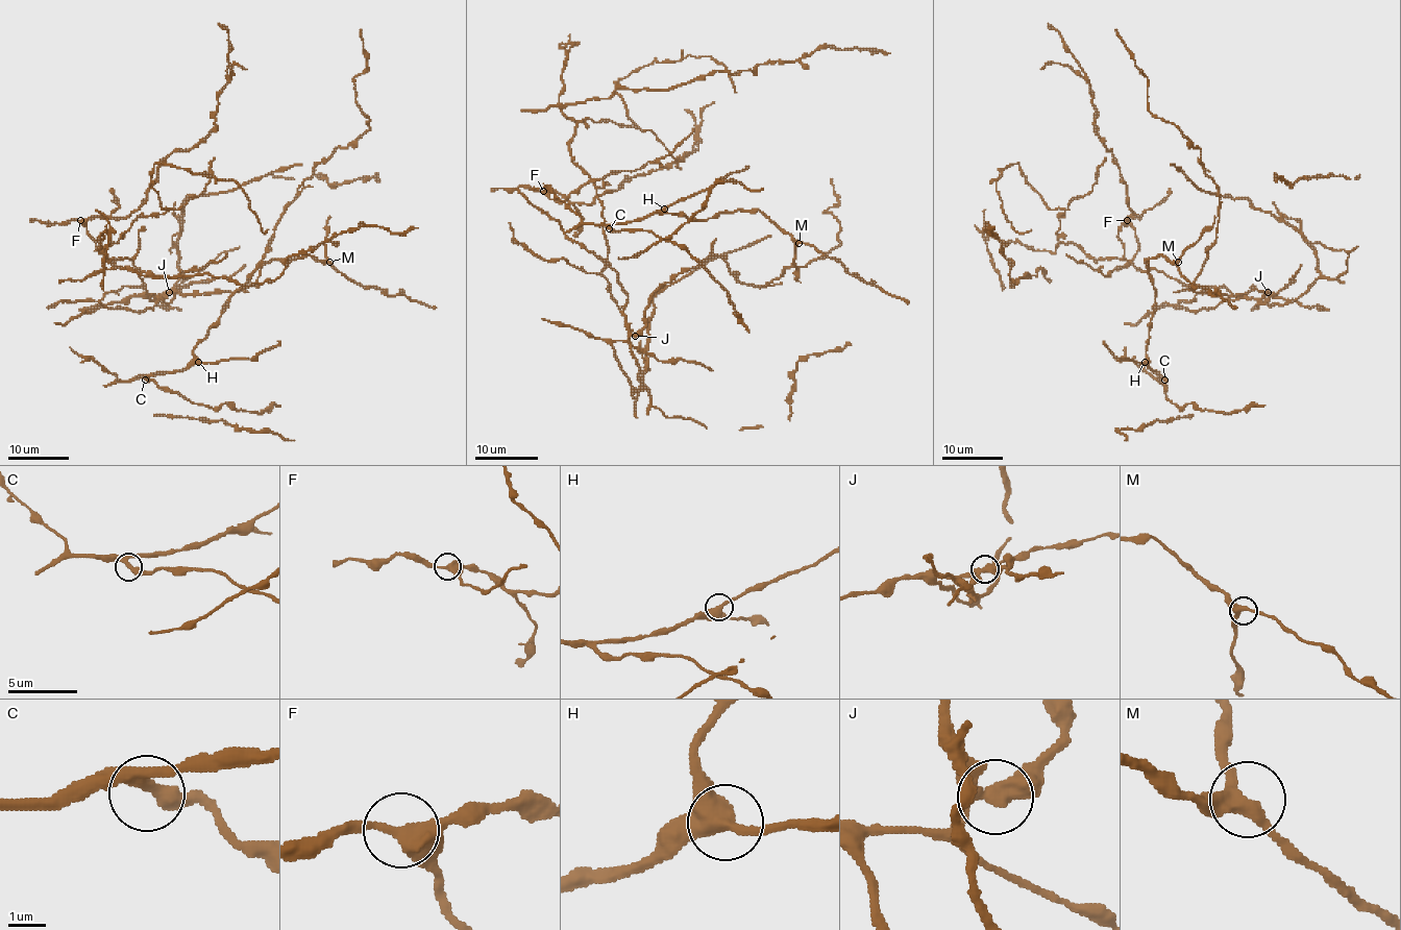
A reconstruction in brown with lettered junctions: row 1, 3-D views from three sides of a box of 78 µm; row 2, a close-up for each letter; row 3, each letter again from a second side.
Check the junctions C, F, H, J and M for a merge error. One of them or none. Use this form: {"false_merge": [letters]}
{"false_merge": ["J"]}

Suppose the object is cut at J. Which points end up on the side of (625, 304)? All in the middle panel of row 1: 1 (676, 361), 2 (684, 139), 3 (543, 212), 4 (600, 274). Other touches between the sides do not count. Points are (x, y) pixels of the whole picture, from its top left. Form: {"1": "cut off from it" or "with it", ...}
{"1": "cut off from it", "2": "cut off from it", "3": "with it", "4": "with it"}

